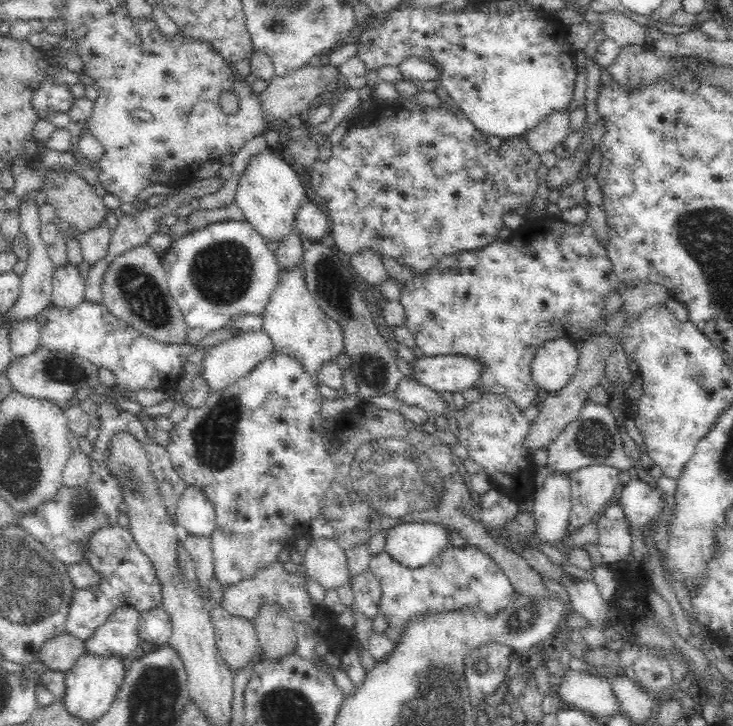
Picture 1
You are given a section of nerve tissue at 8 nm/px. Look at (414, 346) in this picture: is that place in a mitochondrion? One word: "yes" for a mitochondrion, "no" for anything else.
no

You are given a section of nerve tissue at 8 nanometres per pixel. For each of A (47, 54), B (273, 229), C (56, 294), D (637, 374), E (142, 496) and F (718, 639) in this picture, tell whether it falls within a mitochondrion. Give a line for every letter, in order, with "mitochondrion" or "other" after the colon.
A: other
B: other
C: other
D: other
E: mitochondrion
F: other

